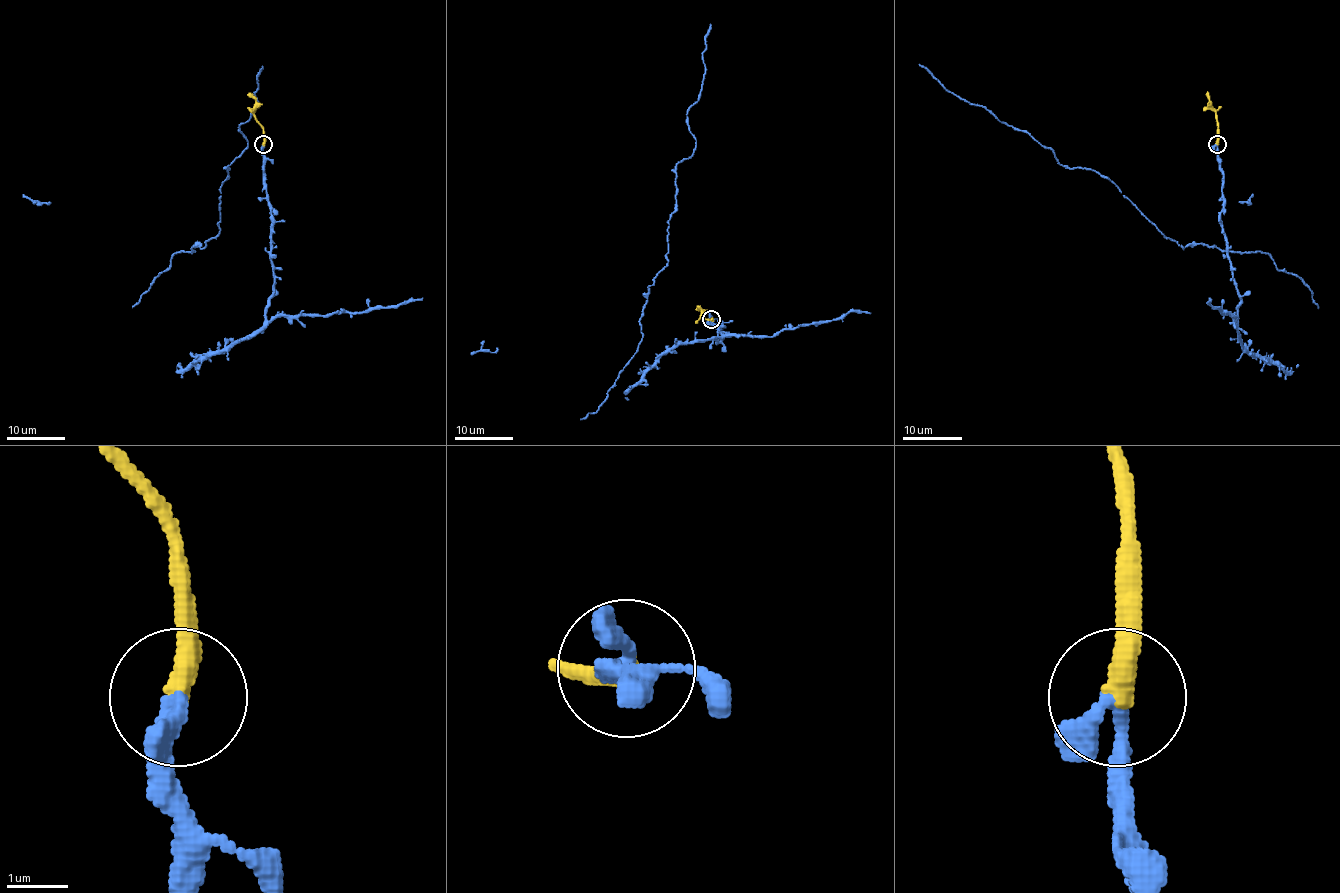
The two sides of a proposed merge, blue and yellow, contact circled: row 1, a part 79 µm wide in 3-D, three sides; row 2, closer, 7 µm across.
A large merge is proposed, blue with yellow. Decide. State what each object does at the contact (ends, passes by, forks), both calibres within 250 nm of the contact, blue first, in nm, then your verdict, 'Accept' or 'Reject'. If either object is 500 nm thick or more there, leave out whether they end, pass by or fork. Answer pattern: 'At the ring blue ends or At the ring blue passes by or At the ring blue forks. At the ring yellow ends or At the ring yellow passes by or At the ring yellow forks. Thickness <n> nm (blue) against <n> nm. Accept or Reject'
At the ring blue passes by. At the ring yellow ends. Thickness 240 nm (blue) against 400 nm. Accept

